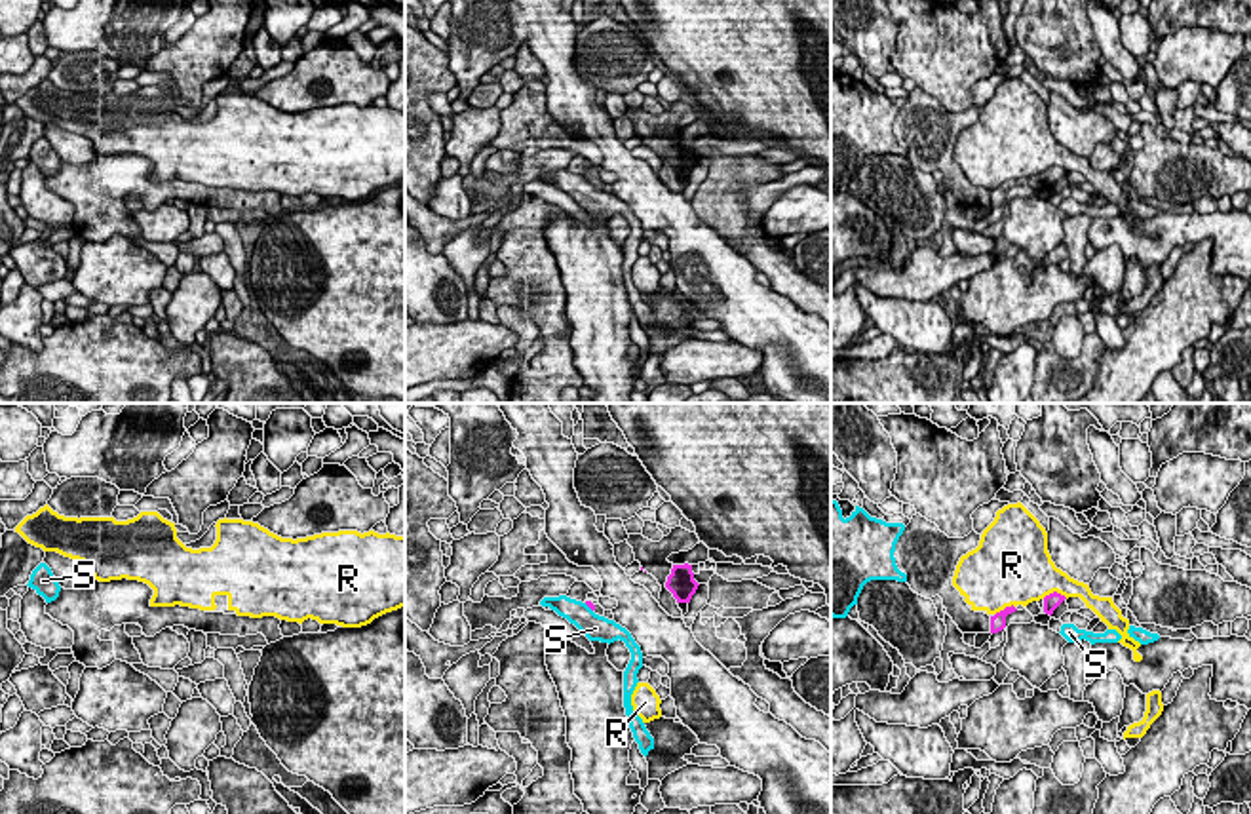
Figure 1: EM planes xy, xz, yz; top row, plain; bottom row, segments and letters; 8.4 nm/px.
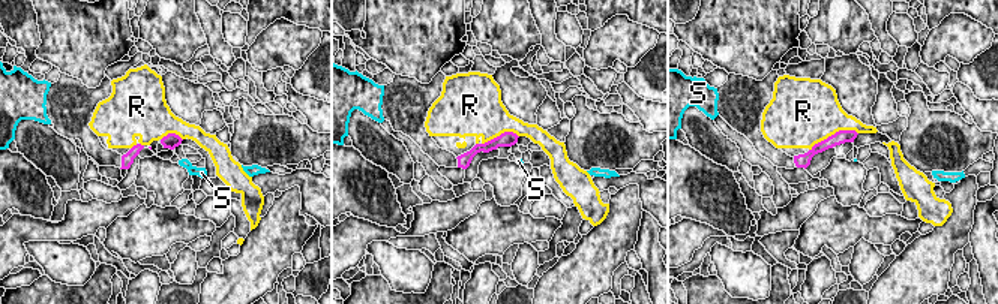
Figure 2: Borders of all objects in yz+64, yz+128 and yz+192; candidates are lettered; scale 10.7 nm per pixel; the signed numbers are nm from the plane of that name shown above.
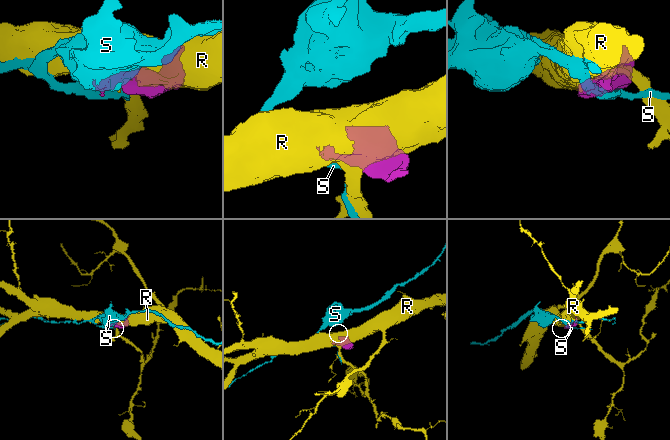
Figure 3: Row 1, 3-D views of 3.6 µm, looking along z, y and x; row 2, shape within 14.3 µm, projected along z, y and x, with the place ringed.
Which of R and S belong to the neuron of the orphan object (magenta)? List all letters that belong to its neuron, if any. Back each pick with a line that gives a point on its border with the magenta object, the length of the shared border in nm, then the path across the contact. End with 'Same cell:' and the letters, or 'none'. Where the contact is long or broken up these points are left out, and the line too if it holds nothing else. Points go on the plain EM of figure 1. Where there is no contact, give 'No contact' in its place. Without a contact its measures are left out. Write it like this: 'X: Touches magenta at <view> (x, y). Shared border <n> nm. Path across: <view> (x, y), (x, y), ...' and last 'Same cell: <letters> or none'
Same cell: none

